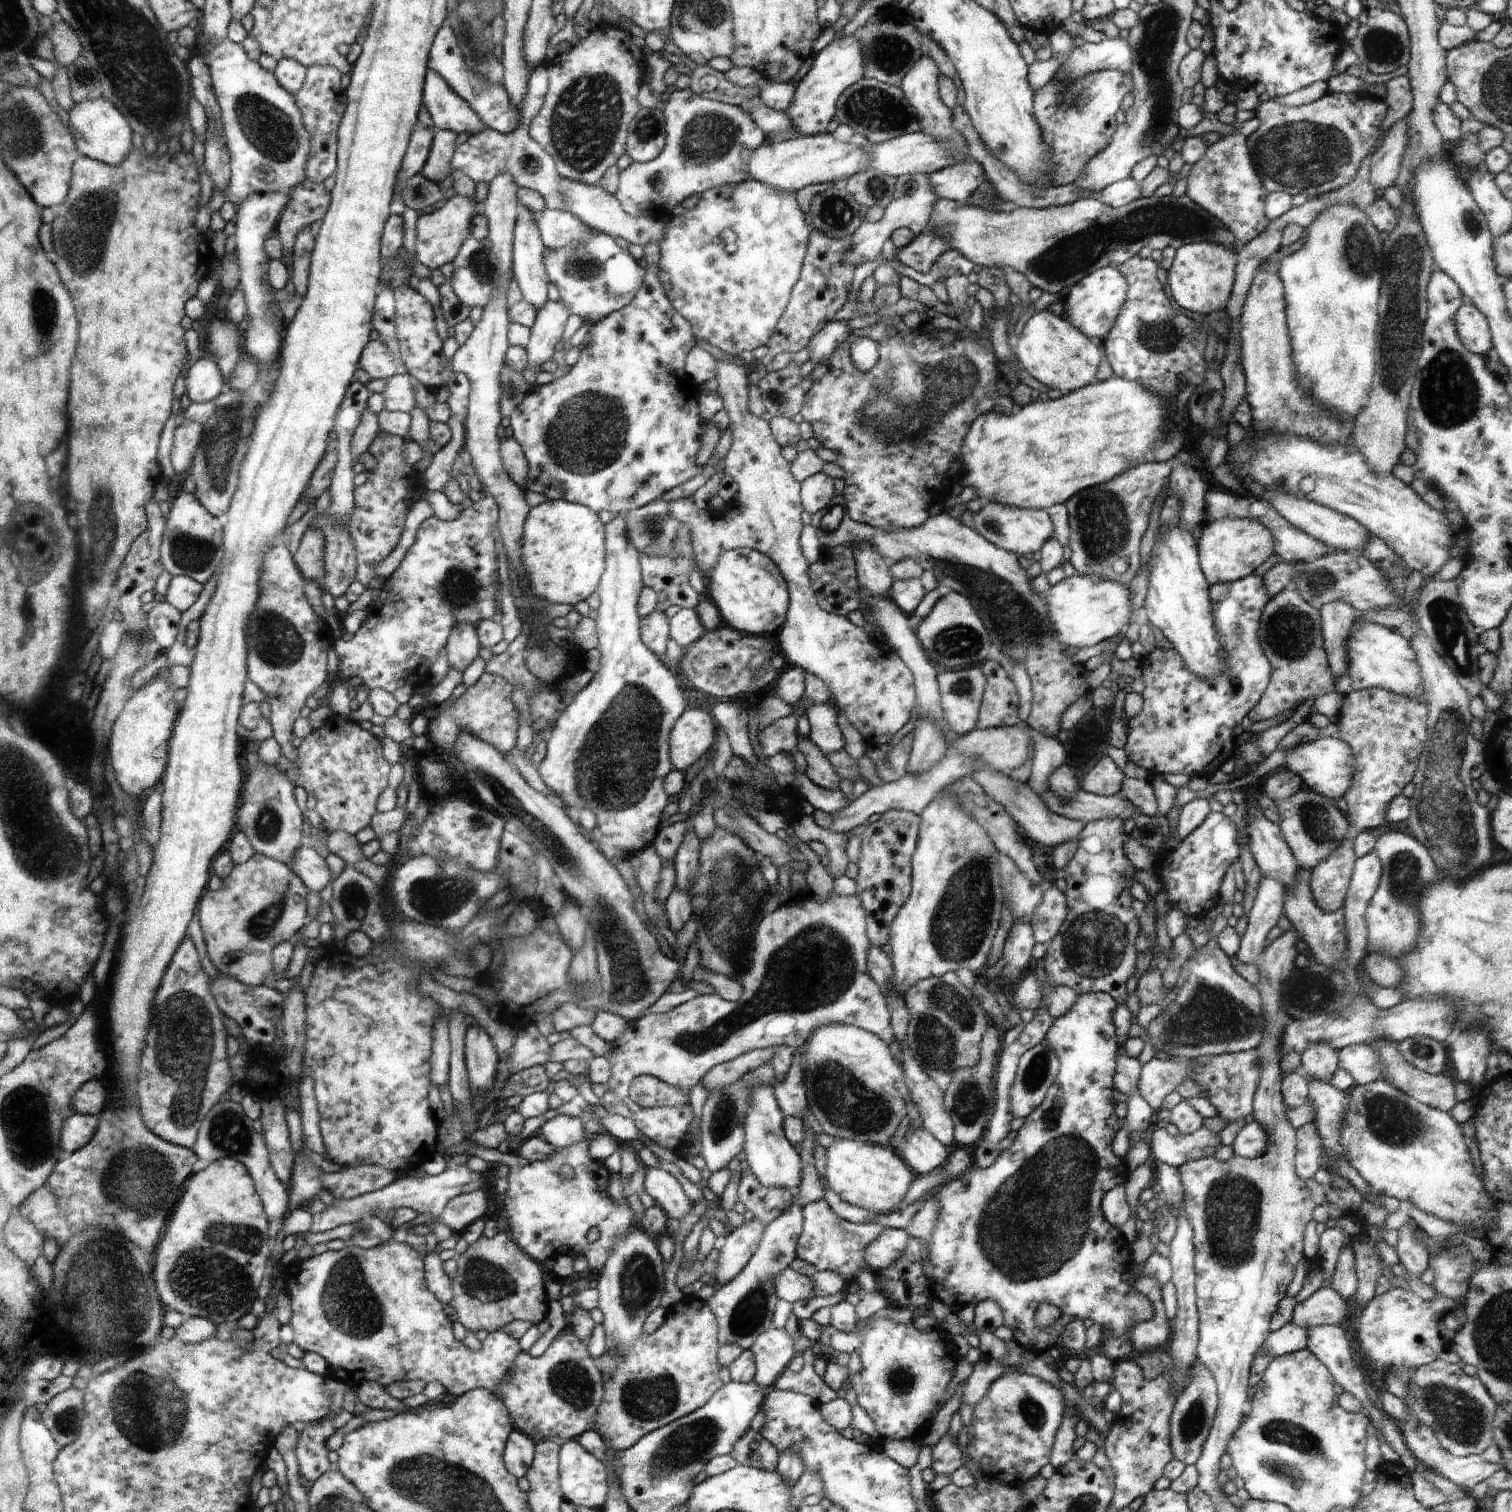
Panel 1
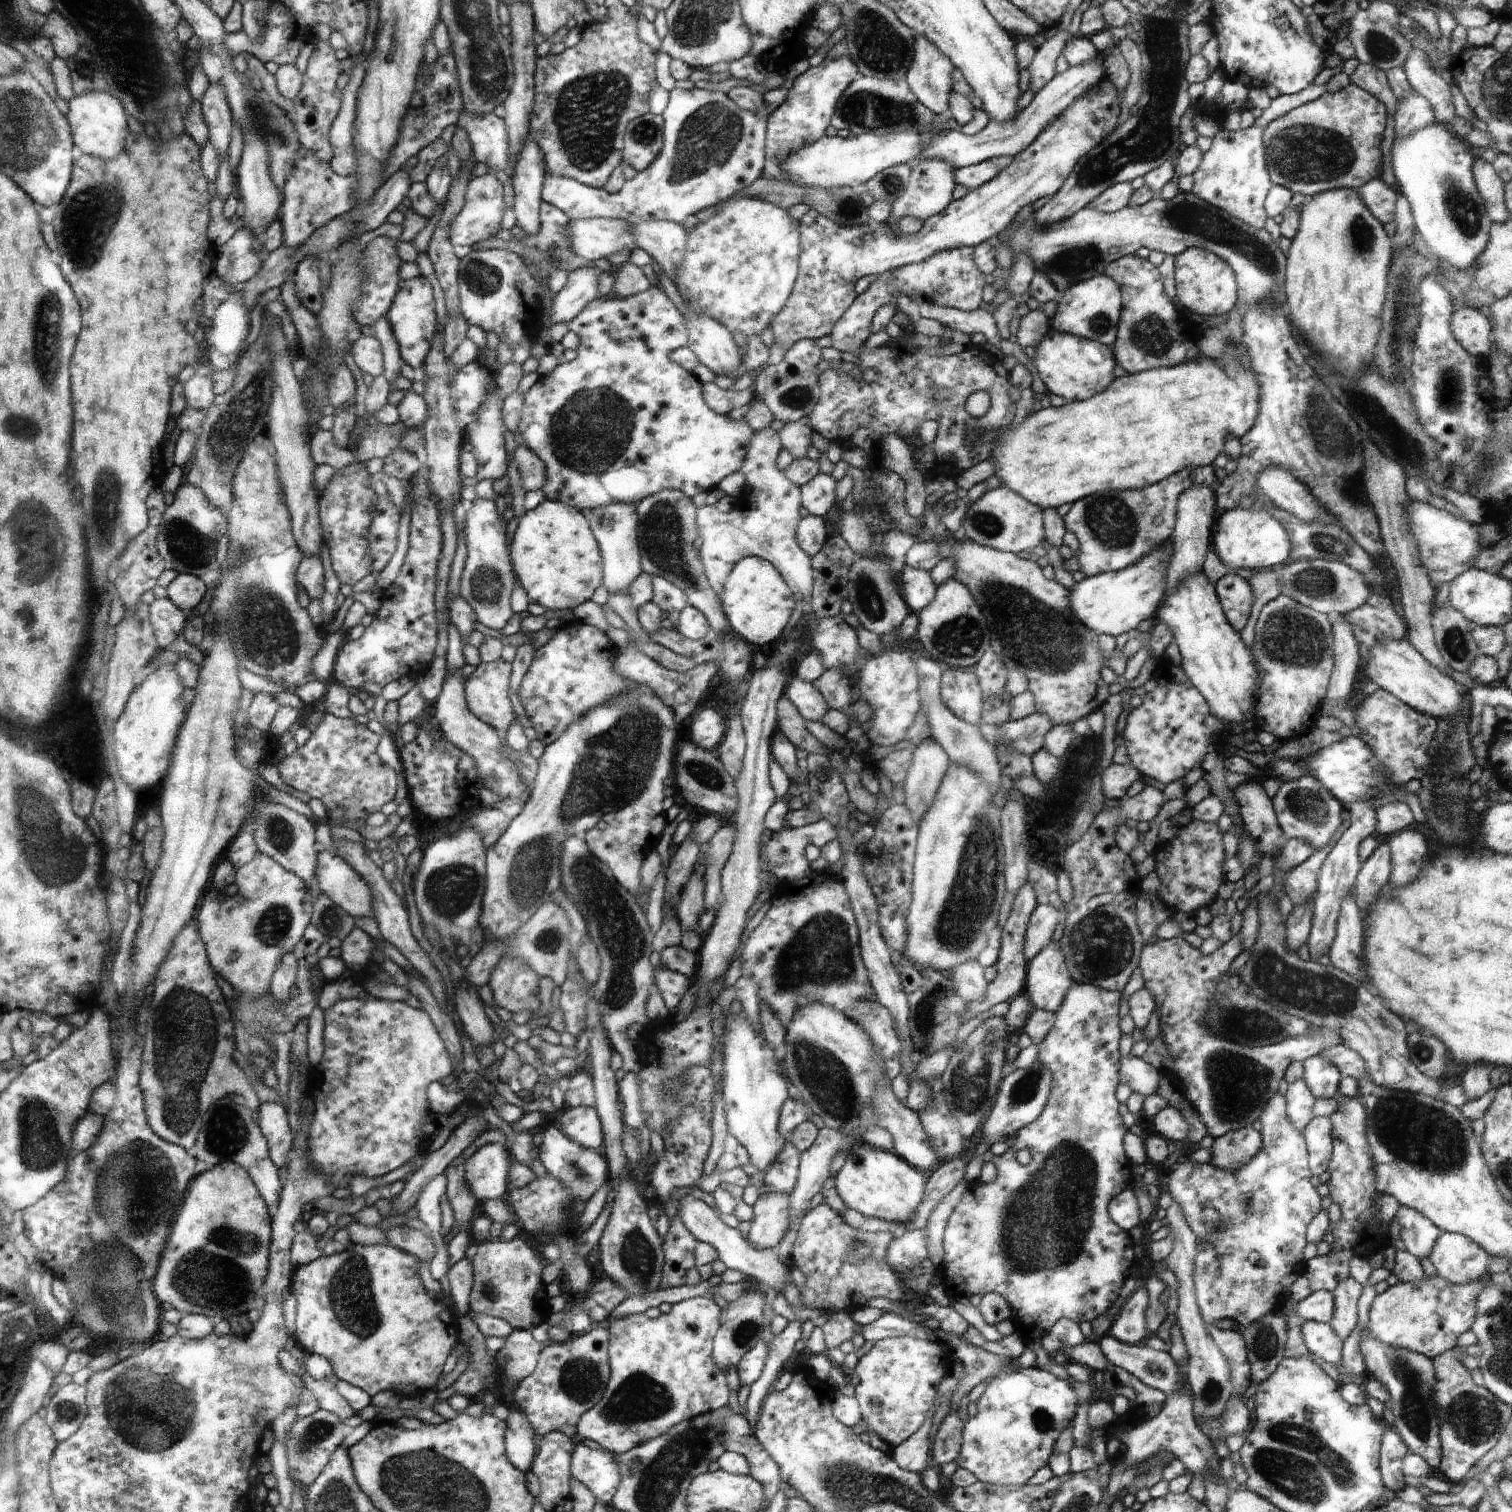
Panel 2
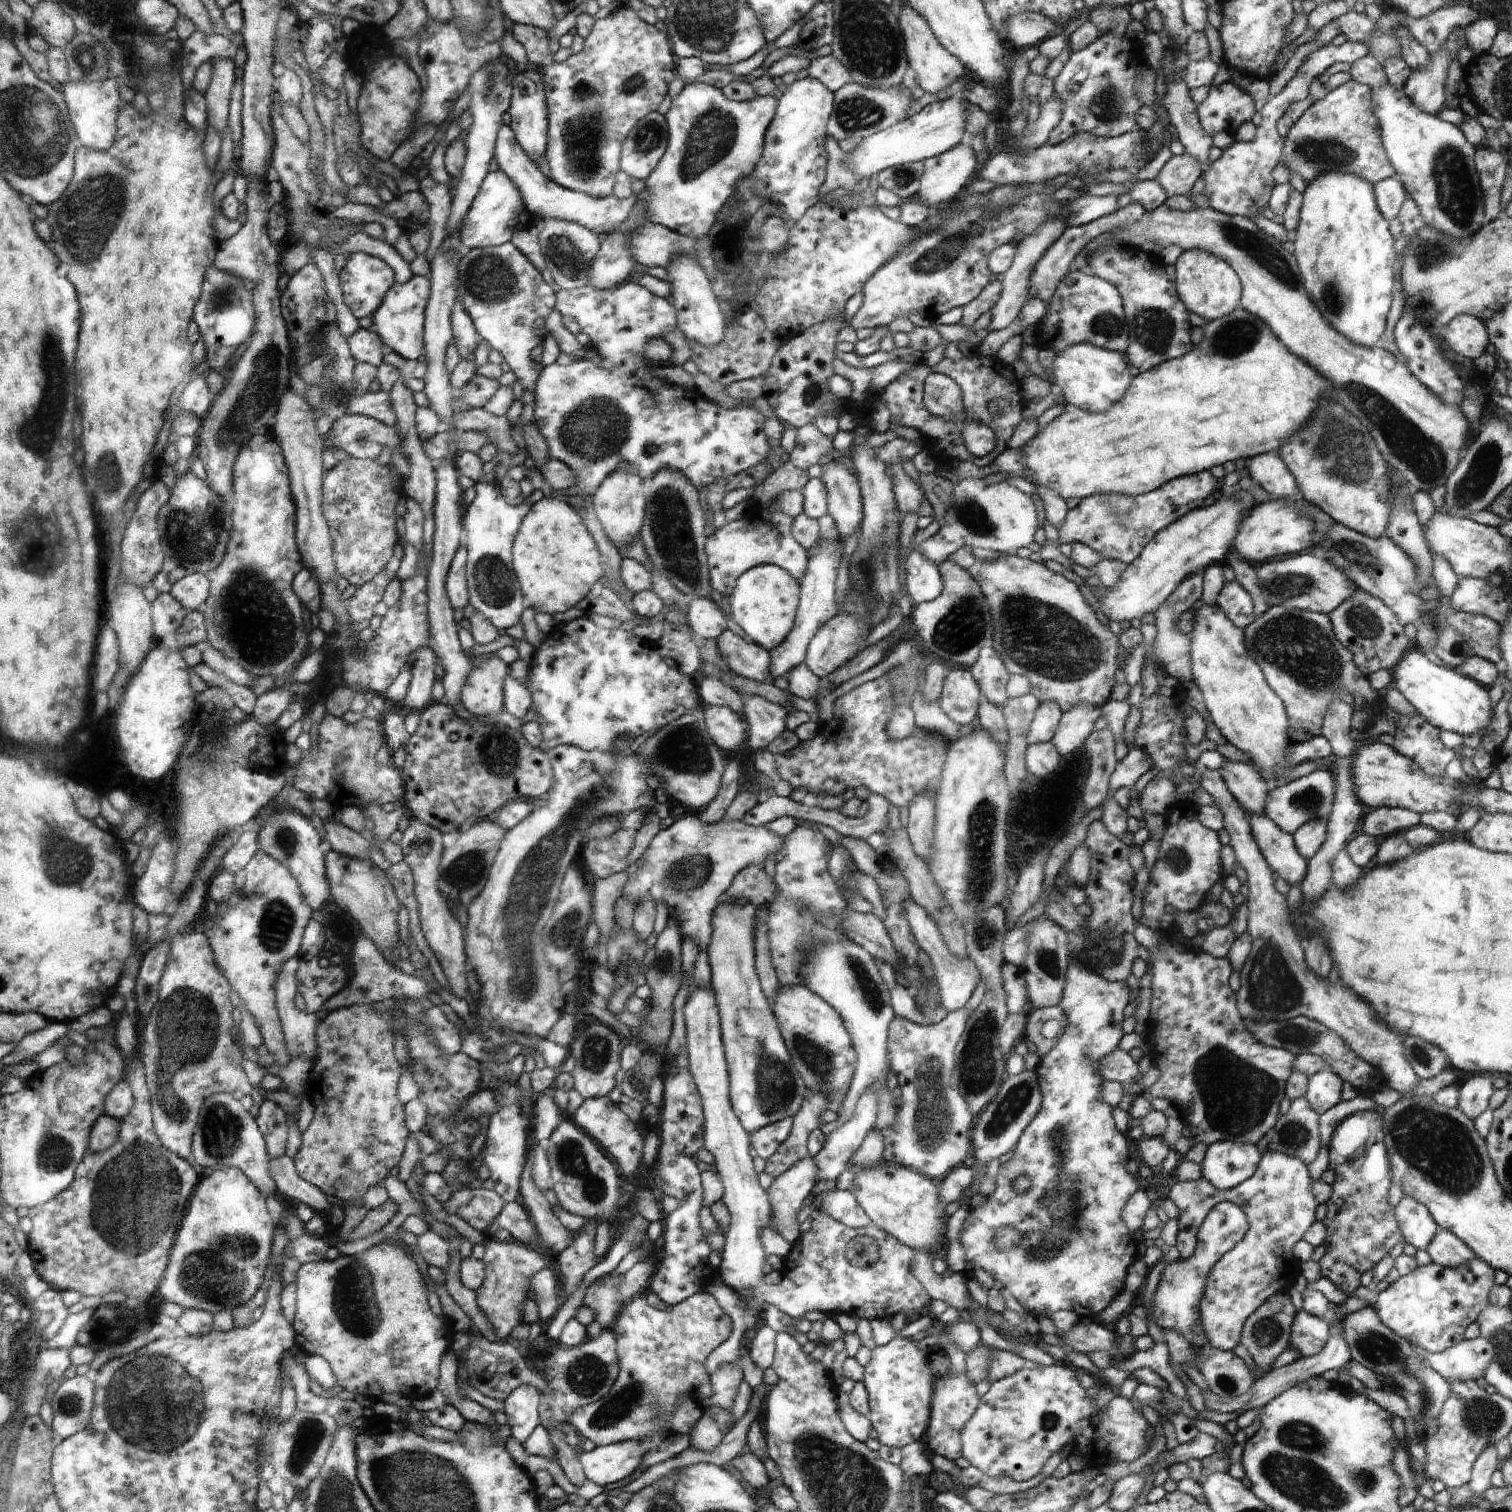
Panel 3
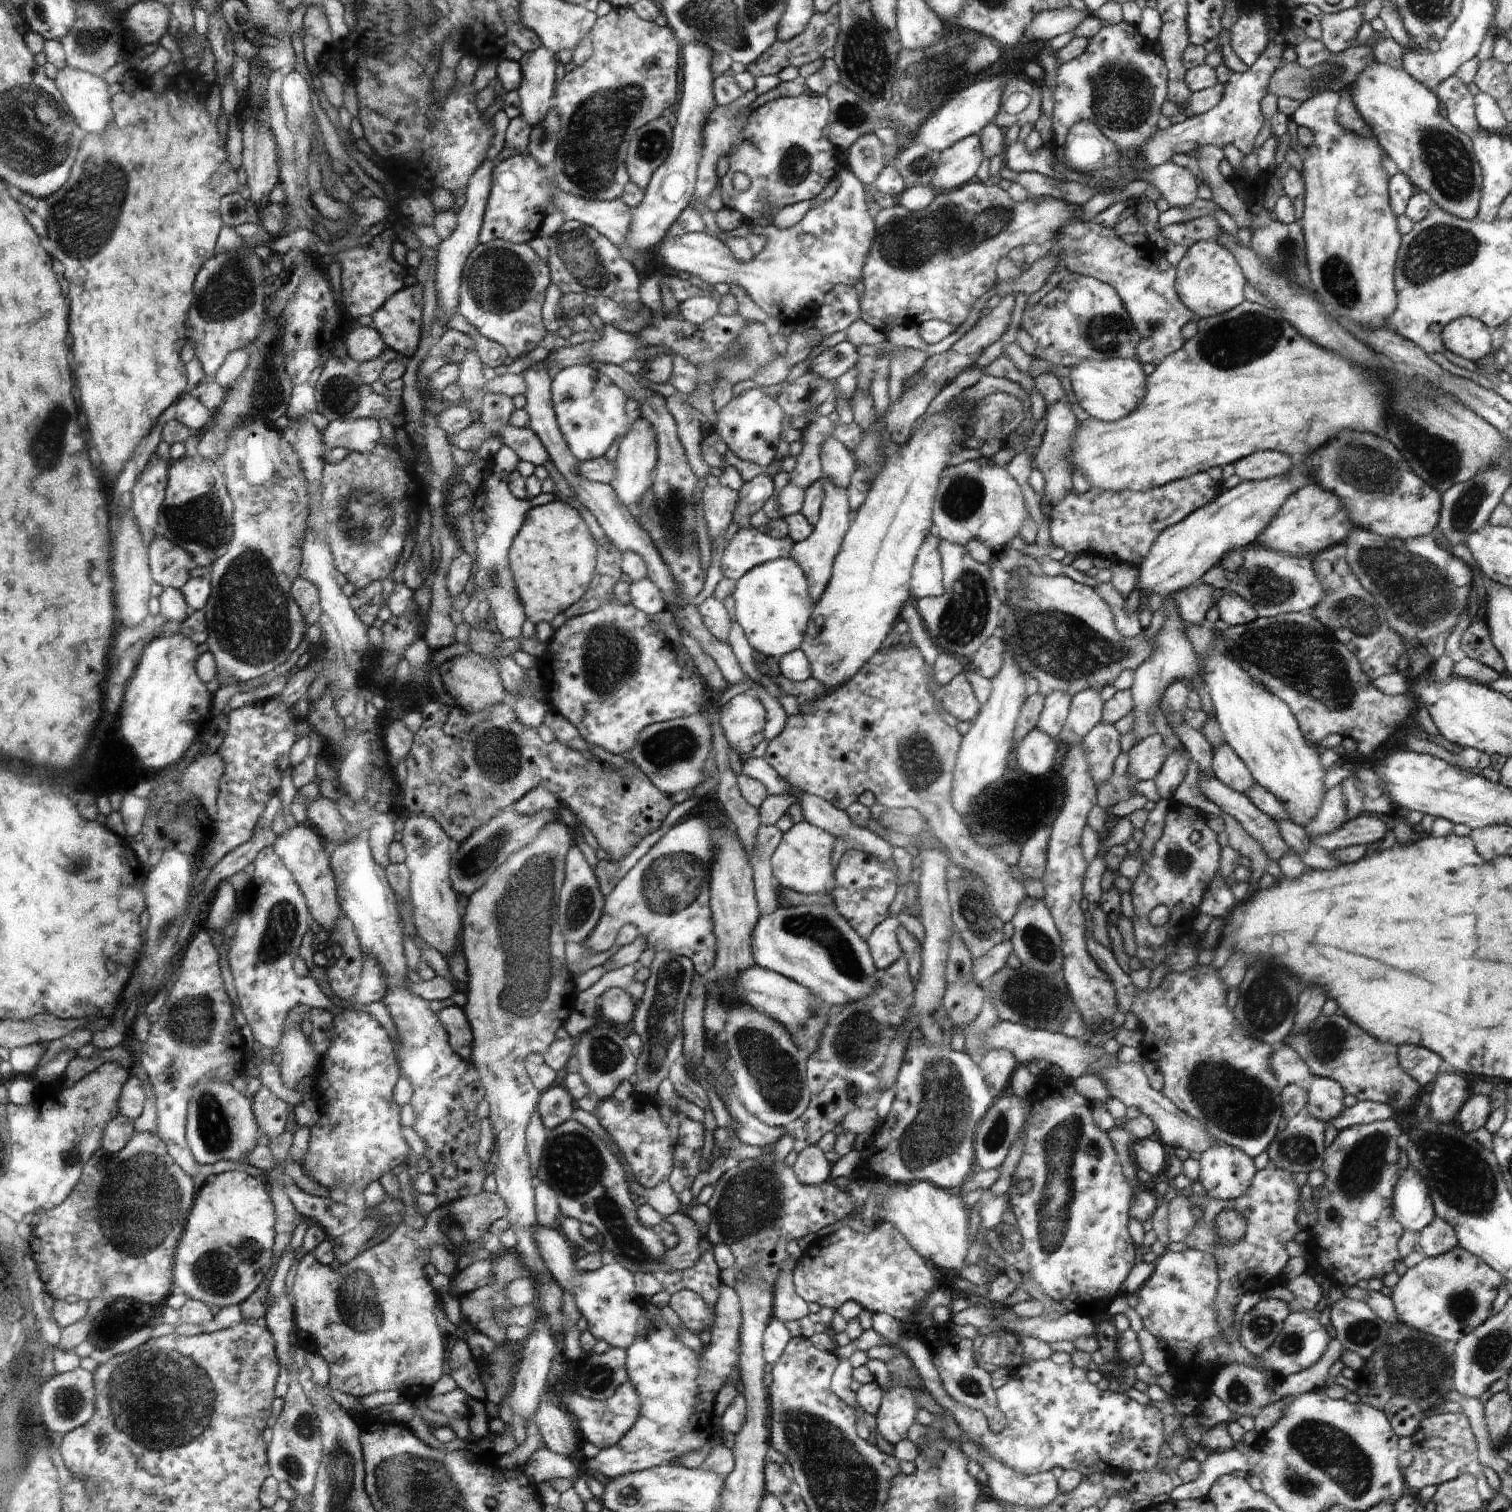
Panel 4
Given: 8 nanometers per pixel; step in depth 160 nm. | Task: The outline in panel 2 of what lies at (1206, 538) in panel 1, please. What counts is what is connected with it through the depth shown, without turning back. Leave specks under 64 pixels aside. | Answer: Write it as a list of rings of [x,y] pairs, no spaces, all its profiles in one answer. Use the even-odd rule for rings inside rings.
[[[1256,507],[1233,508],[1216,517],[1212,534],[1212,550],[1232,570],[1250,568],[1262,570],[1278,568],[1290,561],[1291,540],[1286,529],[1266,509]]]

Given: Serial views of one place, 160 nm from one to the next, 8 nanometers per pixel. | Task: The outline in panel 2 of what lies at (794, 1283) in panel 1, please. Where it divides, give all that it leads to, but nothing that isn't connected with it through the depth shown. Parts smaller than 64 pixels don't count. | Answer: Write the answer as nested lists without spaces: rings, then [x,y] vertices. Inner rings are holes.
[[[690,1193],[682,1198],[680,1204],[680,1212],[683,1225],[697,1238],[698,1241],[710,1244],[716,1249],[718,1253],[718,1260],[724,1262],[730,1270],[740,1270],[745,1272],[750,1279],[756,1279],[761,1285],[768,1285],[772,1287],[777,1294],[786,1291],[784,1285],[786,1280],[790,1280],[791,1268],[780,1261],[776,1255],[773,1254],[772,1249],[755,1250],[752,1248],[744,1236],[744,1229],[733,1228],[726,1225],[709,1205],[704,1201],[696,1199]]]

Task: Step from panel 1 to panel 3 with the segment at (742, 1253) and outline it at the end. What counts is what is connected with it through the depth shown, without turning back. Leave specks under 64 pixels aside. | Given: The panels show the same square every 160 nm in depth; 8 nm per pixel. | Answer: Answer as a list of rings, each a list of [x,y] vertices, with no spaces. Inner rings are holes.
[[[810,1155],[778,1175],[767,1189],[774,1211],[773,1222],[770,1225],[777,1224],[778,1233],[790,1244],[801,1237],[795,1214],[799,1212],[802,1201],[811,1194],[810,1190],[818,1180],[817,1164]]]

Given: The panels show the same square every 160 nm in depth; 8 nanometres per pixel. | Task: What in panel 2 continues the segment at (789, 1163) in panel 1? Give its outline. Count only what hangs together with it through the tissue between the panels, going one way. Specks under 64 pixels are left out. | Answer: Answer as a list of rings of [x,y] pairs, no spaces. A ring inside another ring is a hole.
[[[737,1001],[728,1011],[727,1026],[730,1027],[728,1042],[723,1050],[723,1078],[722,1078],[722,1098],[725,1109],[727,1130],[732,1134],[739,1144],[742,1144],[748,1151],[750,1164],[757,1166],[760,1171],[770,1168],[782,1156],[786,1145],[784,1136],[780,1132],[780,1110],[788,1098],[788,1082],[782,1074],[781,1062],[778,1057],[781,1053],[774,1054],[774,1045],[767,1041],[767,1038],[752,1025],[741,1009],[740,1001]]]

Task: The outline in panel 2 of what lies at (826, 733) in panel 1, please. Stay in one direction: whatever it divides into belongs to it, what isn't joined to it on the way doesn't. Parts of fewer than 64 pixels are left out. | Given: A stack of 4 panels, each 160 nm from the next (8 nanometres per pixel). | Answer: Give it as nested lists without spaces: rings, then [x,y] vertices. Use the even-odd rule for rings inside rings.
[[[794,677],[784,694],[794,703],[797,711],[808,721],[830,722],[826,716],[830,709],[820,691],[811,683]]]

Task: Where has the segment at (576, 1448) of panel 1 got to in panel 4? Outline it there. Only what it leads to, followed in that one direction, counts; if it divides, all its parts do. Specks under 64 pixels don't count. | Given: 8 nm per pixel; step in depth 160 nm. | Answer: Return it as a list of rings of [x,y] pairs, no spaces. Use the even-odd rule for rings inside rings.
[[[720,1282],[718,1286],[718,1301],[716,1302],[715,1307],[709,1305],[706,1300],[703,1299],[702,1295],[695,1294],[690,1290],[680,1290],[672,1295],[670,1298],[669,1306],[672,1307],[674,1312],[680,1317],[682,1321],[681,1324],[684,1324],[688,1329],[693,1330],[694,1333],[698,1334],[702,1330],[711,1330],[712,1339],[708,1345],[703,1345],[702,1350],[700,1350],[700,1355],[696,1354],[694,1350],[685,1346],[681,1340],[678,1338],[674,1332],[668,1326],[666,1318],[662,1316],[662,1310],[656,1308],[650,1303],[646,1303],[646,1306],[643,1308],[641,1317],[636,1320],[636,1328],[638,1328],[638,1333],[636,1334],[637,1338],[634,1340],[633,1344],[627,1349],[627,1374],[628,1381],[624,1382],[624,1385],[621,1385],[618,1389],[618,1392],[614,1392],[610,1398],[607,1400],[592,1400],[586,1399],[584,1396],[579,1394],[566,1393],[568,1391],[562,1392],[560,1395],[556,1395],[557,1401],[563,1408],[566,1409],[566,1414],[573,1419],[576,1429],[579,1429],[583,1435],[583,1438],[586,1442],[592,1443],[594,1446],[600,1449],[600,1452],[594,1458],[582,1459],[580,1462],[581,1469],[583,1471],[598,1470],[609,1480],[614,1480],[614,1478],[620,1478],[624,1474],[630,1474],[630,1472],[638,1472],[646,1469],[652,1469],[653,1467],[668,1464],[671,1466],[680,1465],[680,1458],[684,1454],[690,1454],[694,1450],[698,1451],[698,1448],[702,1446],[708,1446],[708,1438],[712,1438],[712,1433],[717,1430],[716,1428],[716,1402],[720,1402],[720,1390],[724,1390],[724,1386],[728,1386],[728,1382],[733,1383],[736,1386],[736,1382],[740,1380],[739,1374],[739,1337],[740,1337],[740,1326],[743,1322],[742,1307],[740,1306],[739,1296],[736,1295],[736,1292],[733,1288]]]

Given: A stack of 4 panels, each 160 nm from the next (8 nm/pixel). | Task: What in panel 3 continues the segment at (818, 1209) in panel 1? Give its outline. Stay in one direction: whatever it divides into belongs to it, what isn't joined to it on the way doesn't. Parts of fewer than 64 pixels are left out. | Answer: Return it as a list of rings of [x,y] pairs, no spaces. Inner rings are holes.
[[[826,1211],[818,1213],[812,1218],[808,1233],[793,1243],[785,1256],[781,1283],[760,1283],[751,1289],[750,1295],[741,1295],[724,1284],[719,1287],[712,1284],[702,1290],[719,1302],[732,1323],[730,1336],[706,1358],[704,1367],[710,1376],[720,1364],[734,1362],[741,1357],[740,1347],[746,1328],[756,1324],[755,1310],[760,1310],[764,1303],[774,1305],[793,1319],[808,1311],[818,1311],[826,1316],[840,1312],[855,1318],[890,1320],[896,1314],[911,1317],[930,1302],[927,1289],[922,1290],[923,1283],[918,1282],[912,1270],[915,1251],[911,1247],[872,1222],[864,1228],[855,1229],[844,1226]]]

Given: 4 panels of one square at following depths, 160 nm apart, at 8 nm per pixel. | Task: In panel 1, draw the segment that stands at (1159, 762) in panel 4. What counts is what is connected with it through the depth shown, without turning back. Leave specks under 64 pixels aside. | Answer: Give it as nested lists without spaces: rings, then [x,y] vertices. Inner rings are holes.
[[[1107,755],[1084,776],[1080,788],[1103,797],[1118,795],[1125,774]]]

